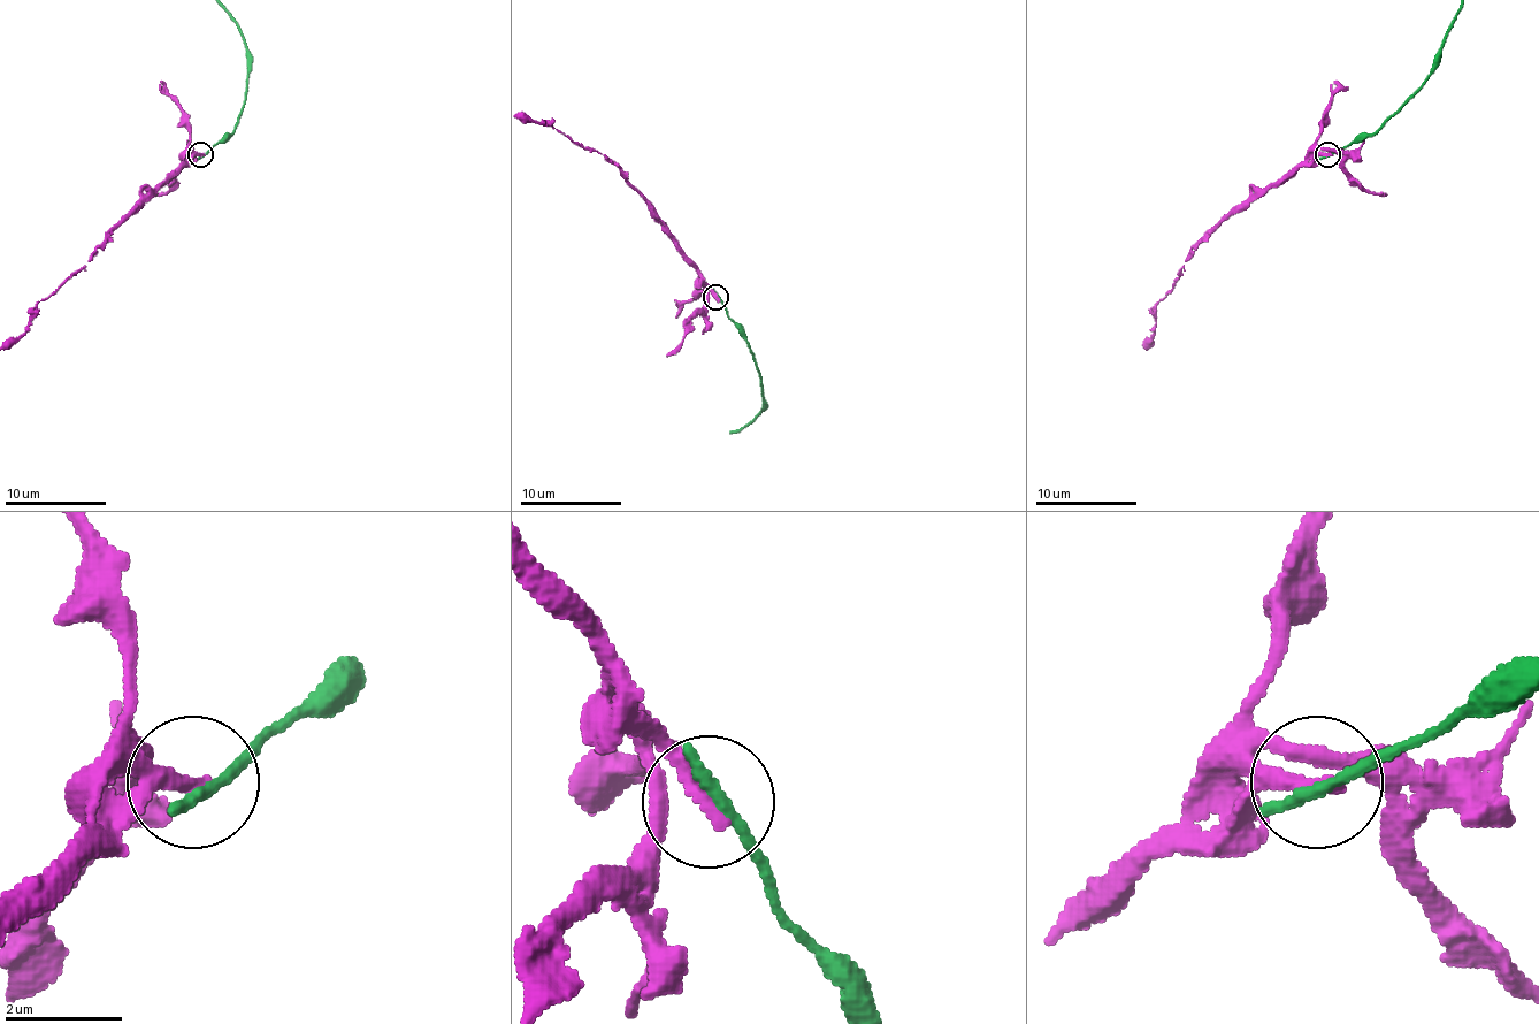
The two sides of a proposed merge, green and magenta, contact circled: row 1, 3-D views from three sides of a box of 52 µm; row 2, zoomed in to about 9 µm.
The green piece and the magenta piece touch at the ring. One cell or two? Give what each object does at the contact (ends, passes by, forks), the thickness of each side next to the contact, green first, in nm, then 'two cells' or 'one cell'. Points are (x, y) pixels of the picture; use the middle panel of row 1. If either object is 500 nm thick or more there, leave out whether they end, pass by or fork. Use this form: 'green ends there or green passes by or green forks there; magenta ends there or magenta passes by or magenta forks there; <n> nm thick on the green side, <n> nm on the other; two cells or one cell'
green ends there; magenta ends there; 260 nm thick on the green side, 360 nm on the other; two cells

